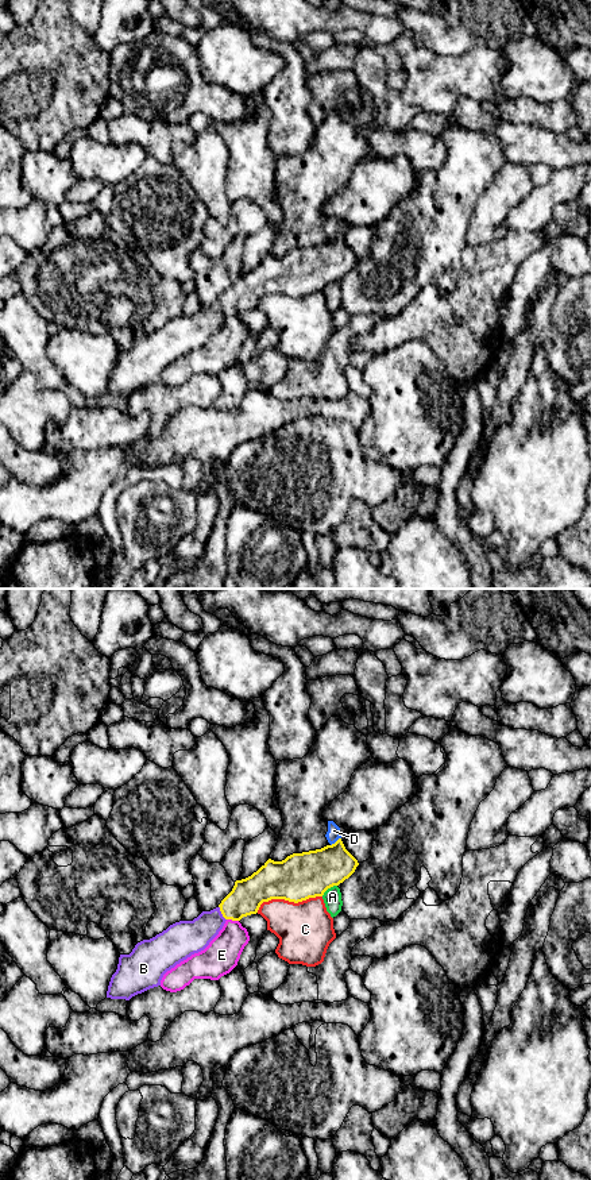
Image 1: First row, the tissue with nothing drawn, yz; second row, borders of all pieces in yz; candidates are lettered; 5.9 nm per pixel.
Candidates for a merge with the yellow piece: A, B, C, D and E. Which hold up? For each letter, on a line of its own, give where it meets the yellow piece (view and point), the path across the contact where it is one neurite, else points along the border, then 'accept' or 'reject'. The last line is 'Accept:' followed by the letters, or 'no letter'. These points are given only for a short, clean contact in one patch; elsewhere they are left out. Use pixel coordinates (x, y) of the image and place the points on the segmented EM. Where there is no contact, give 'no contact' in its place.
A: contact yz (328, 887); reject
B: contact yz (221, 913); way yz (247, 895), (235, 906), (221, 913), (199, 933), (188, 937); accept
C: contact yz (288, 899); reject
D: contact yz (336, 841); border yz (340, 837), (331, 845); reject
E: contact yz (232, 920); border yz (227, 918), (238, 921); reject
Accept: B

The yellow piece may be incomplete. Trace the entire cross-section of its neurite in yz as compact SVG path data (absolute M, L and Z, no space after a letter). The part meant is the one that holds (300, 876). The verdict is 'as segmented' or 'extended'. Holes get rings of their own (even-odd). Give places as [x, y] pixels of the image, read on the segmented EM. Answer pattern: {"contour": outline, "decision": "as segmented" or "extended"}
{"contour": "M341 838L321 849L293 853L282 861L269 859L251 876L236 880L232 891L216 909L202 911L193 921L175 922L155 937L138 942L130 955L120 955L117 969L108 986L107 998L130 1000L138 994L161 986L163 975L192 955L204 950L223 929L227 919L240 921L243 917L256 914L260 905L271 899L298 903L322 896L328 888L348 879L358 865L358 860L345 849Z", "decision": "extended"}

